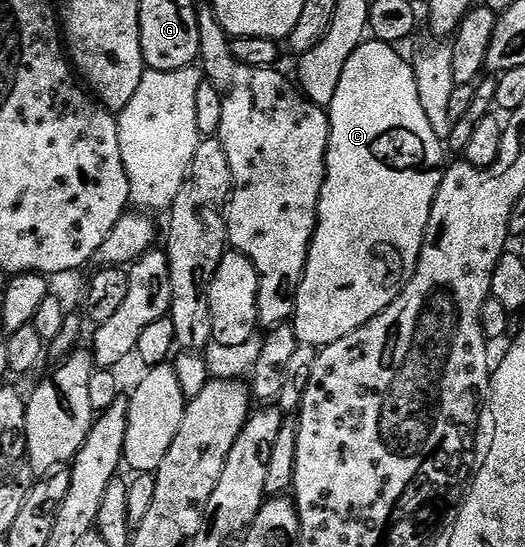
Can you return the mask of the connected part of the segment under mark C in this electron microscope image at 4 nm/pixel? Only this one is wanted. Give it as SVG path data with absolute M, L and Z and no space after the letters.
M367 41L361 43L348 57L348 65L344 65L344 73L340 77L340 85L336 89L336 97L332 97L328 114L330 117L330 140L326 150L326 176L324 185L320 189L320 201L318 202L318 228L314 231L314 236L310 242L310 252L306 258L306 268L302 274L302 280L298 286L298 293L294 297L294 318L292 326L299 344L306 343L313 349L321 349L340 341L340 337L348 337L348 333L356 333L360 325L372 321L408 285L408 281L414 275L414 270L418 264L418 258L424 245L424 237L428 229L428 221L432 213L432 205L436 193L442 184L444 174L444 162L442 163L443 140L436 137L436 132L432 130L432 125L428 121L428 116L424 113L424 108L420 105L420 93L416 89L416 77L411 60L405 59L398 52L397 46L380 43L377 41Z

